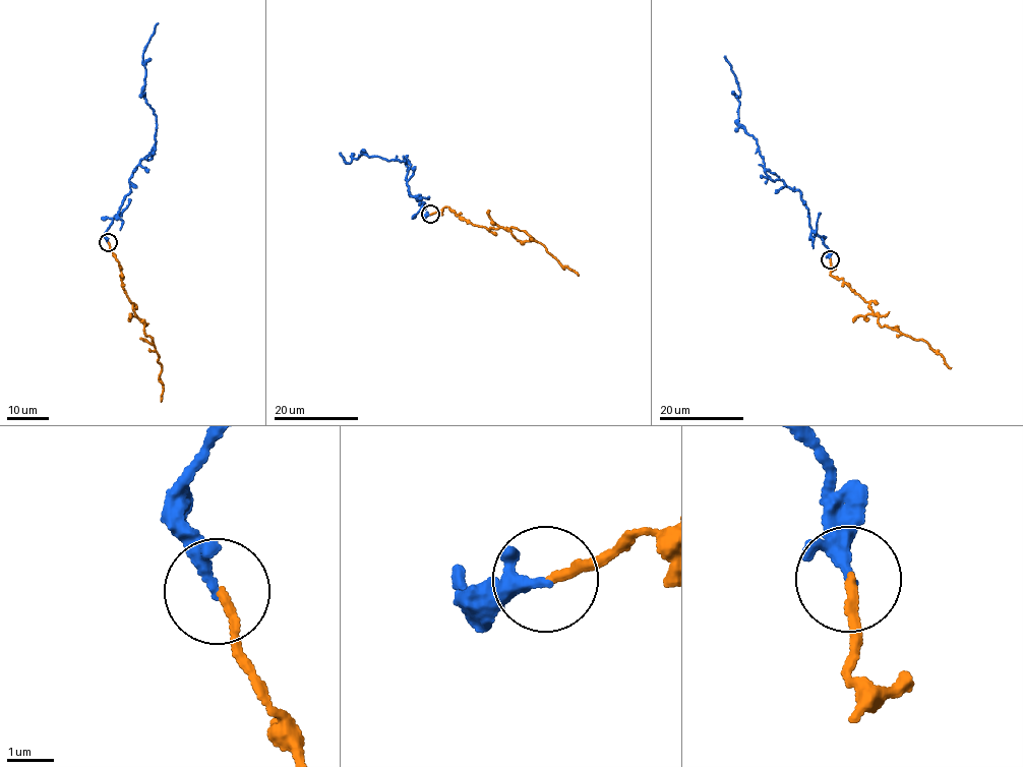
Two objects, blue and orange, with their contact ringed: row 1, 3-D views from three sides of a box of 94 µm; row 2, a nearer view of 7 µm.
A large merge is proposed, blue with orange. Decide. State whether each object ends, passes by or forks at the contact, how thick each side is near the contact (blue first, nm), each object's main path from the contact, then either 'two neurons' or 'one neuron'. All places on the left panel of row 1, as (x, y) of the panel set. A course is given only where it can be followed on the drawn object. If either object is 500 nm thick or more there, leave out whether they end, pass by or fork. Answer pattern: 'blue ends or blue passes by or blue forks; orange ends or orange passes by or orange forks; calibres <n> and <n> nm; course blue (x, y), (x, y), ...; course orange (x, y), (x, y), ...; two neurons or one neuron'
blue passes by; orange ends; calibres 180 and 180 nm; course blue (108, 242), (105, 233), (130, 190), (132, 172), (156, 144), (156, 116), (142, 94), (142, 63), (158, 23); course orange (108, 242), (121, 270), (132, 308), (143, 321), (159, 358), (162, 401); one neuron

